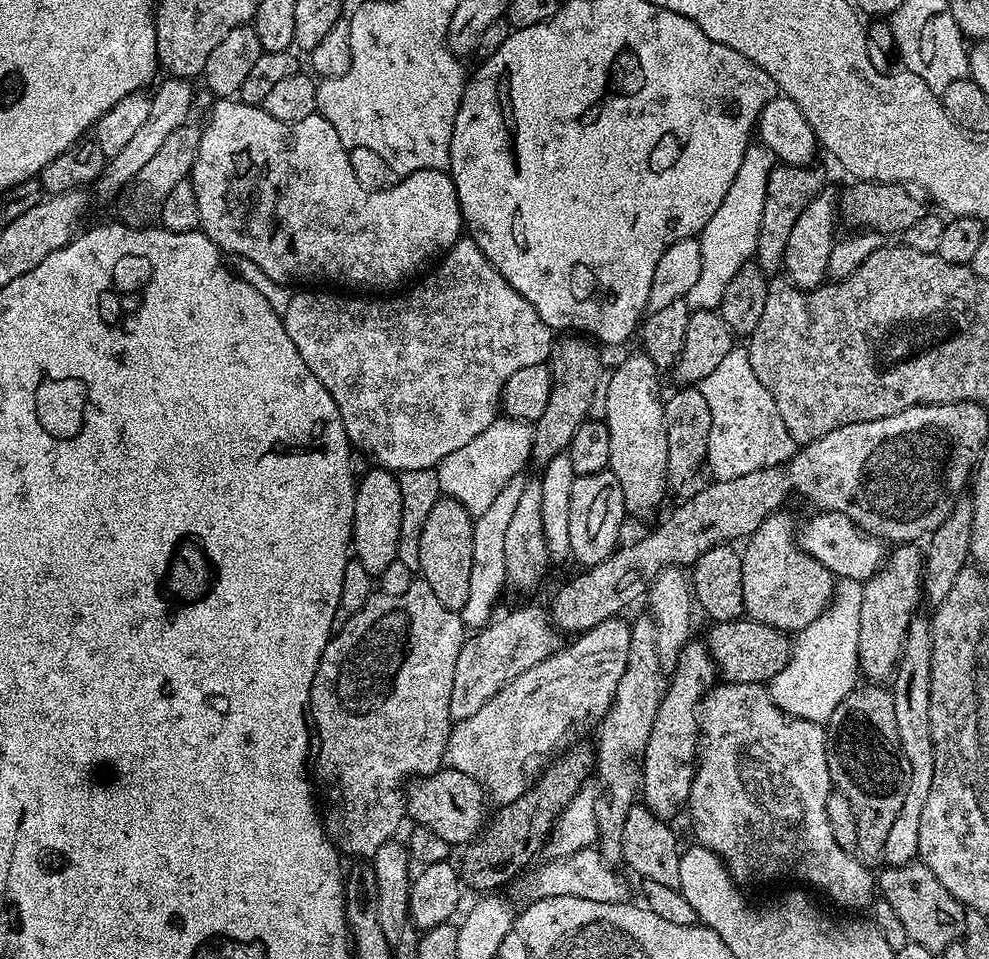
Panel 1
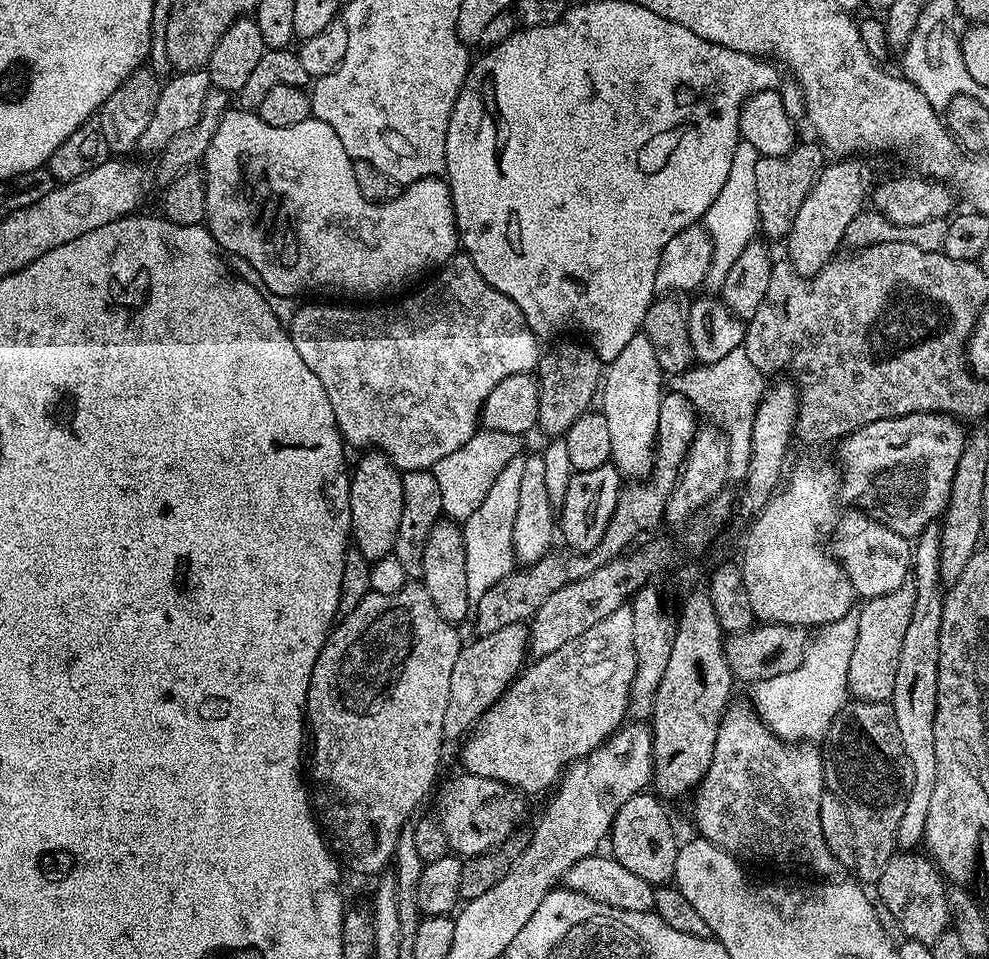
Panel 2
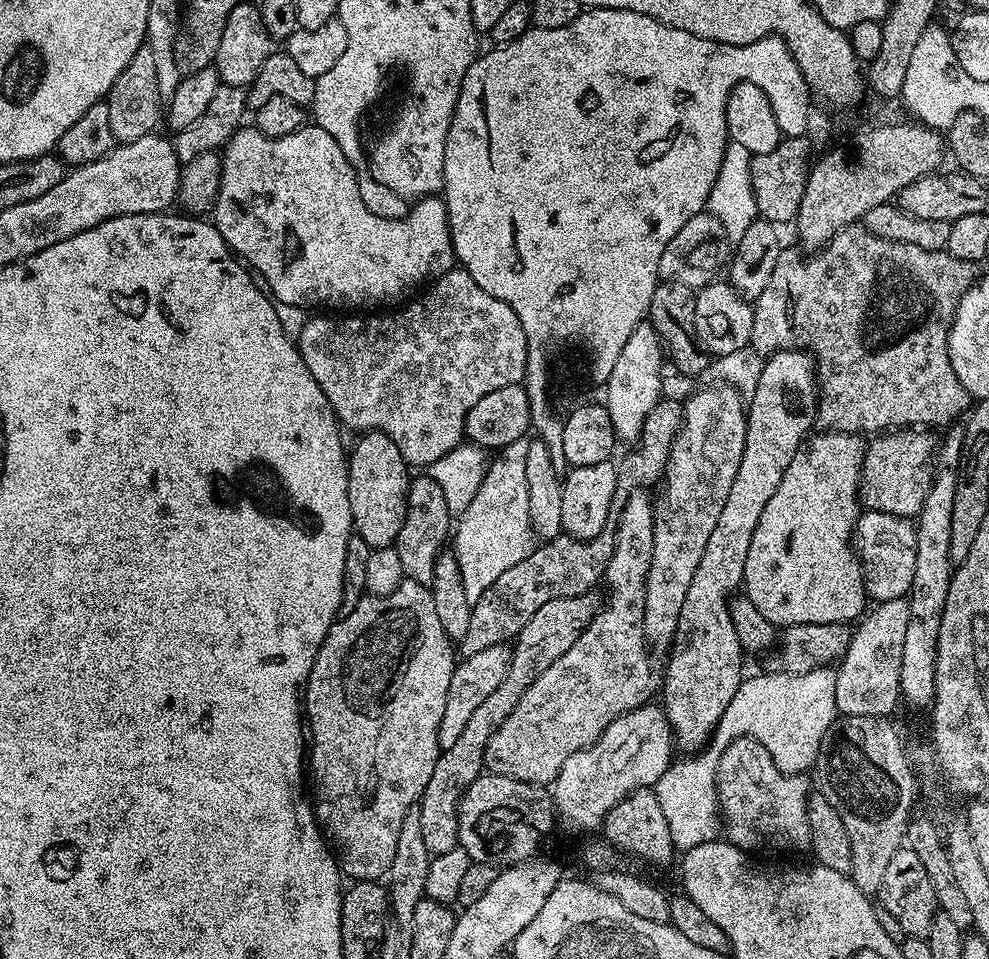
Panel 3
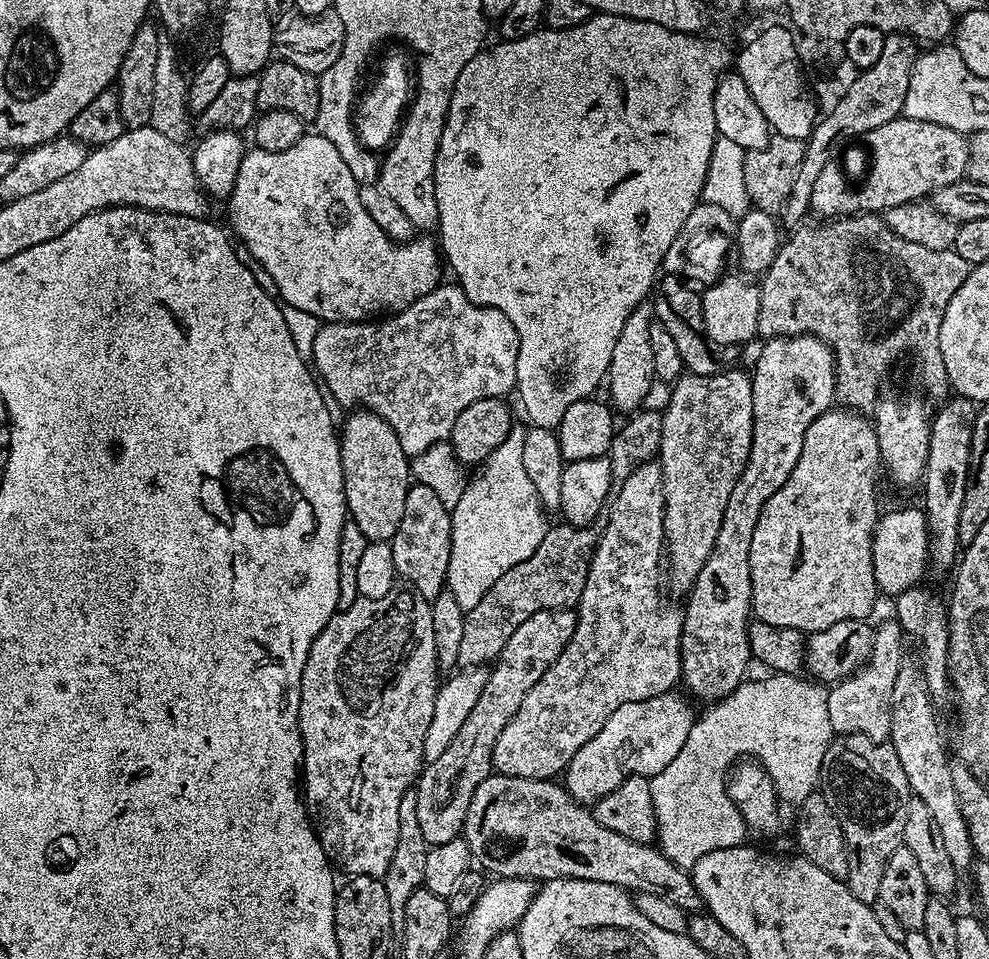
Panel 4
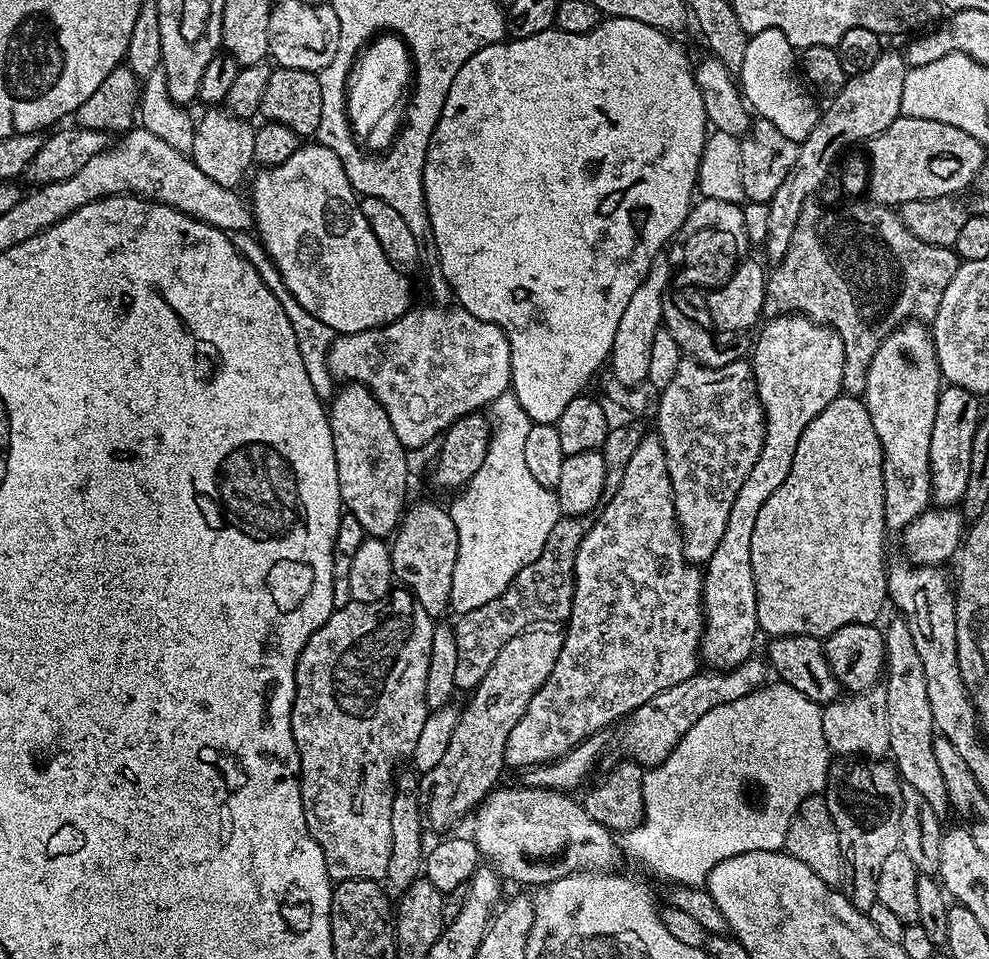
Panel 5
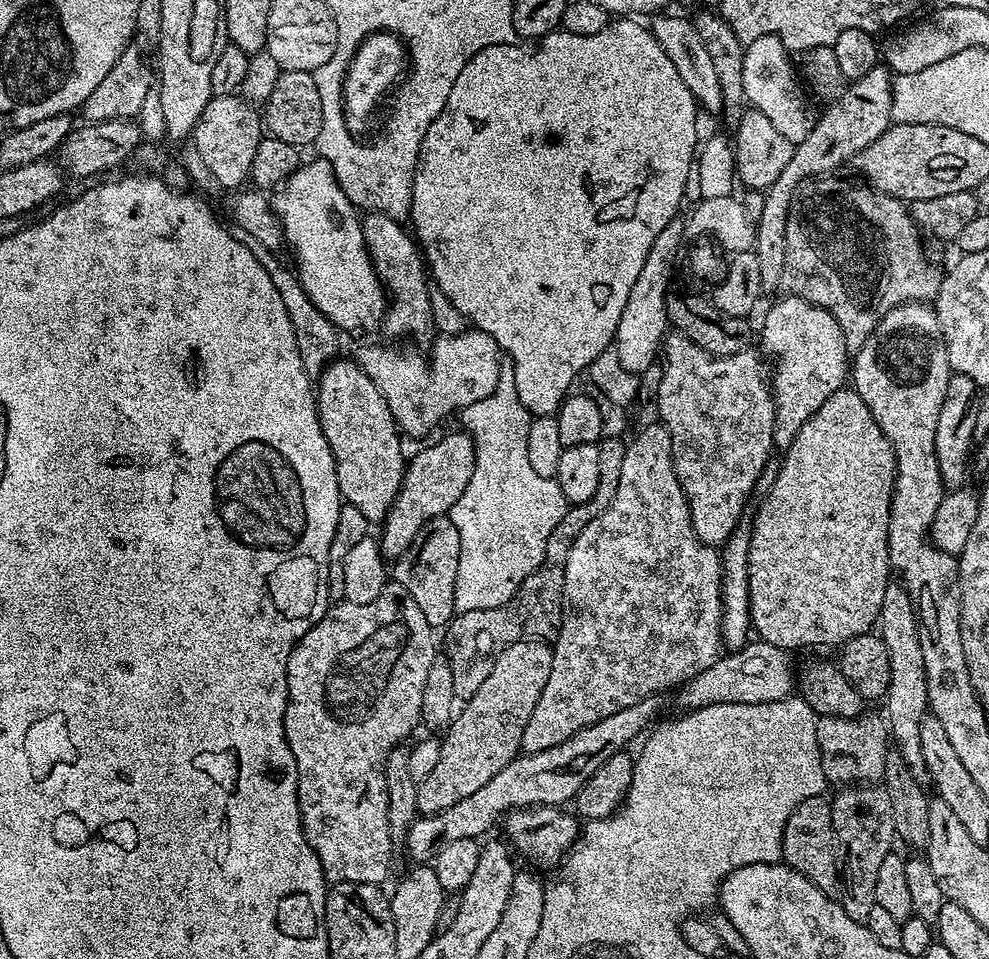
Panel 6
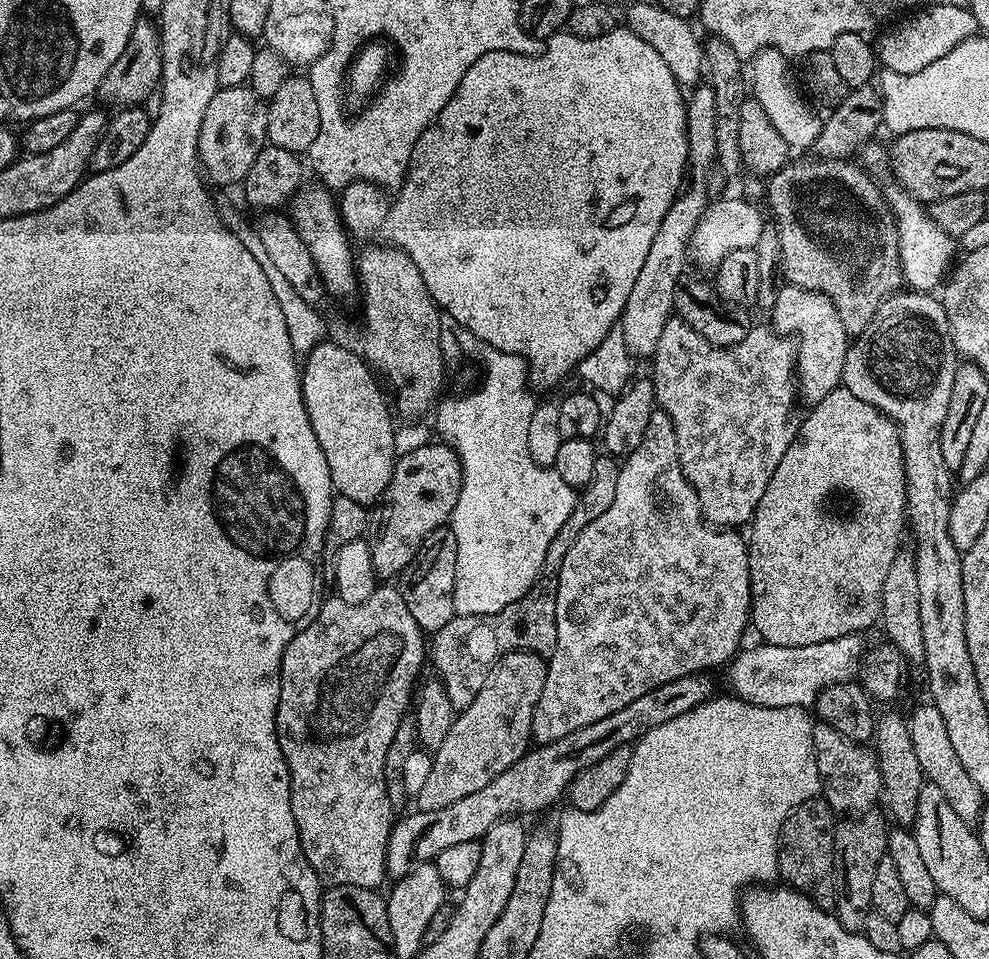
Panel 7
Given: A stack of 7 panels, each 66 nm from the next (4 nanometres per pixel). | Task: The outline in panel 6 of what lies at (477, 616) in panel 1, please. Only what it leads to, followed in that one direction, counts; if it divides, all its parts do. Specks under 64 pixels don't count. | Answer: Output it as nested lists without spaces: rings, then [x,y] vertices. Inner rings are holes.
[[[501,367],[494,394],[461,408],[459,427],[472,437],[476,447],[474,474],[466,494],[454,502],[450,513],[458,526],[460,557],[454,590],[457,613],[490,610],[510,602],[522,582],[544,560],[546,542],[554,534],[554,526],[570,507],[555,478],[542,478],[530,466],[526,455],[526,434],[530,434],[532,413],[522,406],[514,382],[514,370]]]

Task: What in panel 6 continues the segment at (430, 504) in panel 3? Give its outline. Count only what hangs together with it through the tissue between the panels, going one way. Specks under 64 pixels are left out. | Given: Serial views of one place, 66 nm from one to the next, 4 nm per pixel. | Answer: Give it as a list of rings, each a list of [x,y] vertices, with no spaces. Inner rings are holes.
[[[445,514],[426,521],[409,548],[391,565],[391,579],[403,586],[410,598],[414,598],[418,610],[422,610],[423,617],[434,630],[443,629],[457,615],[454,590],[459,557],[458,526],[454,526],[451,515]]]

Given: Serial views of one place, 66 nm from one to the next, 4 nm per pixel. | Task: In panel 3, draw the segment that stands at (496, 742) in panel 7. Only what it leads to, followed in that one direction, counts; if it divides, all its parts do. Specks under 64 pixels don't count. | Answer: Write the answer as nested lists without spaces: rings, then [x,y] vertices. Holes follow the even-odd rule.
[[[593,590],[572,598],[554,598],[554,602],[546,602],[546,606],[534,610],[530,622],[522,626],[511,645],[512,657],[506,676],[502,678],[502,682],[498,682],[498,688],[475,708],[474,714],[470,714],[470,719],[454,746],[441,751],[434,766],[434,774],[430,774],[430,782],[426,782],[426,790],[418,801],[422,839],[431,857],[446,854],[459,845],[456,810],[460,807],[464,791],[485,771],[484,751],[494,730],[512,713],[514,706],[518,704],[518,698],[522,698],[530,682],[534,682],[534,678],[538,678],[538,674],[542,674],[546,666],[554,666],[554,662],[558,662],[558,658],[562,658],[562,654],[566,654],[570,646],[574,646],[582,630],[590,626],[602,607],[602,596],[600,600],[598,593],[599,591]]]

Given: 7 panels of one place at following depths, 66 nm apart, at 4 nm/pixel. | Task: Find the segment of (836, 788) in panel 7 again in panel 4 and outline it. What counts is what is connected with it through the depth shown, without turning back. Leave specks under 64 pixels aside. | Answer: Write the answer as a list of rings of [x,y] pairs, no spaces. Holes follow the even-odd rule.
[[[895,618],[875,625],[872,634],[872,653],[853,675],[847,676],[827,689],[830,726],[841,736],[862,734],[871,740],[887,741],[892,734],[892,695],[898,670],[904,665],[906,633]]]

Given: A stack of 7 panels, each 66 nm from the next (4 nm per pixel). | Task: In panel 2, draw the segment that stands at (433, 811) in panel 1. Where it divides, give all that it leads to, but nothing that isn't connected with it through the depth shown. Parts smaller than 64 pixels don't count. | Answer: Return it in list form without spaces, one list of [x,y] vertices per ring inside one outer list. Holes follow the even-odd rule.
[[[459,774],[444,788],[440,796],[440,828],[446,830],[448,847],[461,858],[480,856],[499,849],[498,846],[516,828],[524,816],[525,797],[500,780]]]

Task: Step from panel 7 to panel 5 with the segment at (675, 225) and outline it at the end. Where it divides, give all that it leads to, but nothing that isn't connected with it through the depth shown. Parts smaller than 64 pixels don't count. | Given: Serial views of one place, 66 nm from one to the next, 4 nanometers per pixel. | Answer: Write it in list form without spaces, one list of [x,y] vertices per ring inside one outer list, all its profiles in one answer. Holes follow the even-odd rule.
[[[667,255],[655,256],[646,278],[642,278],[642,286],[634,290],[630,303],[622,313],[622,319],[618,321],[618,331],[614,333],[614,346],[610,357],[610,372],[625,388],[633,388],[648,379],[650,348],[654,334],[662,327],[662,297],[669,291],[668,279],[673,279],[673,276],[674,269],[669,264]]]

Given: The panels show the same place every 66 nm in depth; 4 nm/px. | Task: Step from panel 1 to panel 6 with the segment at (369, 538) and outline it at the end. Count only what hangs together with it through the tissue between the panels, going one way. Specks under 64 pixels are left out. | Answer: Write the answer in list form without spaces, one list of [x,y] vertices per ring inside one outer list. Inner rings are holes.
[[[333,359],[324,368],[314,388],[322,434],[326,434],[330,454],[334,454],[343,503],[358,506],[370,522],[382,522],[402,486],[406,467],[400,445],[402,433],[378,386],[370,382],[355,359],[340,359]]]

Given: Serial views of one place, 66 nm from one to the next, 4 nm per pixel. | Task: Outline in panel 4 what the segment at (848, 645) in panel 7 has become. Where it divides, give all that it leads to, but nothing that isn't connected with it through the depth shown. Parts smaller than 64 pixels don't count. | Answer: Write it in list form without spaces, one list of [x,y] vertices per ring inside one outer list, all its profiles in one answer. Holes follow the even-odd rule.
[[[676,690],[663,692],[642,702],[626,702],[626,706],[618,706],[618,710],[614,710],[614,714],[606,718],[606,726],[602,726],[602,730],[598,730],[598,734],[594,734],[594,738],[590,738],[590,742],[586,742],[586,746],[582,746],[582,750],[578,750],[574,758],[570,758],[567,768],[562,773],[562,783],[568,793],[581,804],[592,806],[597,800],[606,798],[606,794],[618,790],[618,786],[622,786],[626,778],[631,776],[651,778],[666,770],[666,766],[674,762],[678,750],[686,746],[686,738],[694,723],[691,706],[678,693]]]

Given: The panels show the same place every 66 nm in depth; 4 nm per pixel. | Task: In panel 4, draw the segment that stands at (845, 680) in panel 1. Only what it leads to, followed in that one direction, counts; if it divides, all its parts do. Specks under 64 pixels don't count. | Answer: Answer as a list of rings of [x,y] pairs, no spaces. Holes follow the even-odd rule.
[[[768,674],[765,680],[752,679],[745,679],[744,683],[738,685],[729,696],[715,701],[709,707],[712,709],[701,720],[699,717],[693,723],[690,734],[686,738],[686,746],[678,750],[674,762],[670,762],[670,766],[666,766],[666,770],[662,770],[657,776],[651,777],[659,847],[671,850],[673,853],[680,852],[678,860],[681,865],[695,864],[698,858],[702,858],[702,854],[710,854],[710,850],[739,848],[745,843],[744,819],[734,806],[734,802],[728,797],[726,783],[726,773],[741,758],[751,757],[766,769],[785,805],[798,806],[808,795],[817,791],[822,758],[826,758],[828,743],[834,738],[830,726],[827,691],[811,679],[796,680],[800,678],[792,674]]]

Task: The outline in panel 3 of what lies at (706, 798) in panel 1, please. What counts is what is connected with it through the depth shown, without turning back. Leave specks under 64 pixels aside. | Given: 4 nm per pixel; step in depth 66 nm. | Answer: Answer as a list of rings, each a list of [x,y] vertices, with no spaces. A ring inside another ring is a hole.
[[[743,736],[722,754],[716,771],[716,797],[720,803],[722,832],[729,844],[736,844],[749,854],[756,854],[759,848],[777,848],[780,852],[805,852],[812,846],[810,838],[810,818],[808,817],[808,797],[810,789],[800,774],[789,774],[778,768],[774,758],[758,740]]]

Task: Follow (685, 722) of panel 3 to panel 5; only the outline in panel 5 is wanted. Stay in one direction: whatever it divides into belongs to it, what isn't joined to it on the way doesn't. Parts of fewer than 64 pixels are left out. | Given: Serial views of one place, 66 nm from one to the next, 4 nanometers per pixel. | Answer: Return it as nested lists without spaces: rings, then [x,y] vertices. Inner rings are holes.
[[[799,314],[773,316],[767,322],[769,323],[768,325],[765,323],[759,329],[759,332],[761,331],[760,337],[754,340],[750,348],[750,363],[752,365],[752,373],[756,379],[756,393],[764,411],[764,441],[762,442],[762,450],[758,454],[758,462],[754,462],[754,467],[750,469],[750,474],[746,474],[746,478],[738,490],[738,498],[734,498],[734,506],[730,506],[730,518],[726,521],[726,531],[722,533],[722,539],[718,541],[714,554],[710,554],[707,564],[703,565],[702,568],[704,578],[704,627],[700,633],[700,660],[703,663],[708,663],[705,665],[712,670],[736,668],[742,662],[753,659],[755,652],[752,651],[756,648],[756,636],[758,637],[760,623],[756,613],[754,566],[750,566],[750,537],[754,535],[754,525],[758,519],[758,514],[762,510],[762,502],[766,502],[766,498],[770,498],[770,494],[774,494],[774,490],[778,490],[778,486],[782,486],[782,482],[786,482],[786,478],[790,474],[790,466],[794,466],[794,450],[798,450],[798,438],[802,438],[802,430],[806,430],[806,426],[810,426],[810,422],[814,422],[814,418],[818,418],[818,414],[822,414],[822,410],[826,410],[826,406],[830,406],[830,402],[834,402],[834,398],[841,395],[844,386],[844,347],[842,346],[842,338],[838,338],[838,334],[833,328],[829,328],[827,324],[815,324],[807,316]]]

